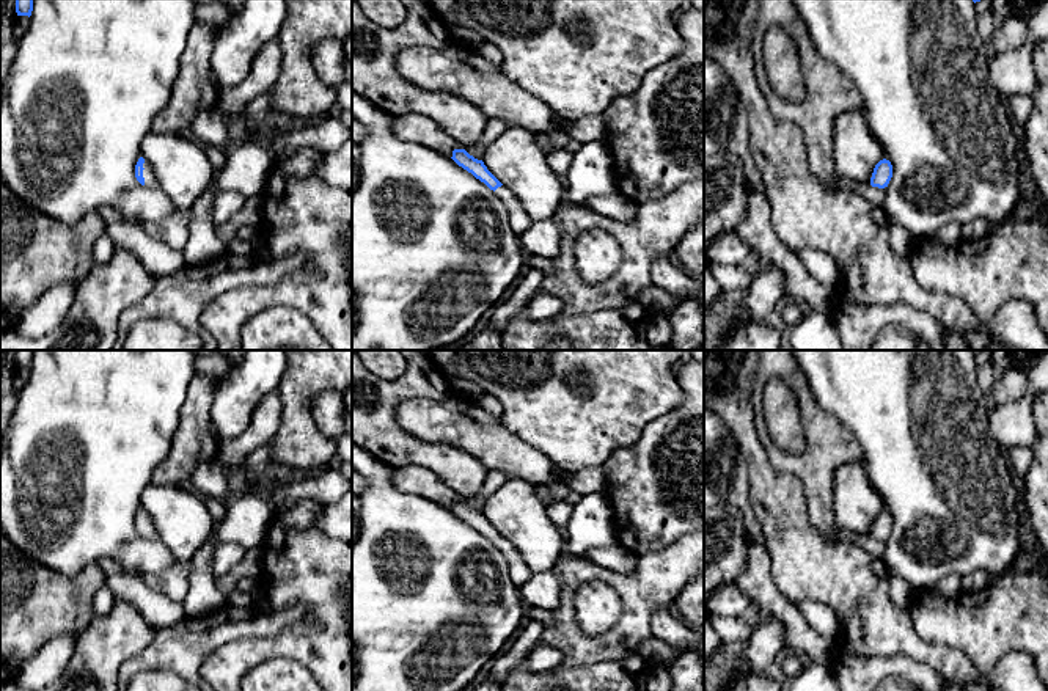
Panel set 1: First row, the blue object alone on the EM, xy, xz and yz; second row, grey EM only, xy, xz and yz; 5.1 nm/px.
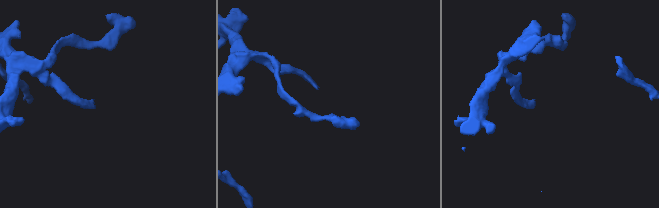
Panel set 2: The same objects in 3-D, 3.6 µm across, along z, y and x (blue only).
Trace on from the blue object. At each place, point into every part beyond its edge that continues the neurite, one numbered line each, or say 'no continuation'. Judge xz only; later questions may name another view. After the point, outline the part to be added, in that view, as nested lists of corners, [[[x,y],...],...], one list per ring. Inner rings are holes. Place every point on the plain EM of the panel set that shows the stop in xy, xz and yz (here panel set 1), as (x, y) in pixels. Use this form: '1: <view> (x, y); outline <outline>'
1: xz (519, 570); outline [[[504,537],[498,539],[495,542],[495,547],[506,556],[511,579],[517,587],[520,587],[523,583],[526,583],[531,578],[533,572],[523,561],[522,554],[508,539]]]

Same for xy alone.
1: xy (148, 525); outline [[[145,512],[143,515],[143,529],[145,529],[145,537],[146,539],[156,539],[157,537],[157,529],[154,526],[152,518]]]

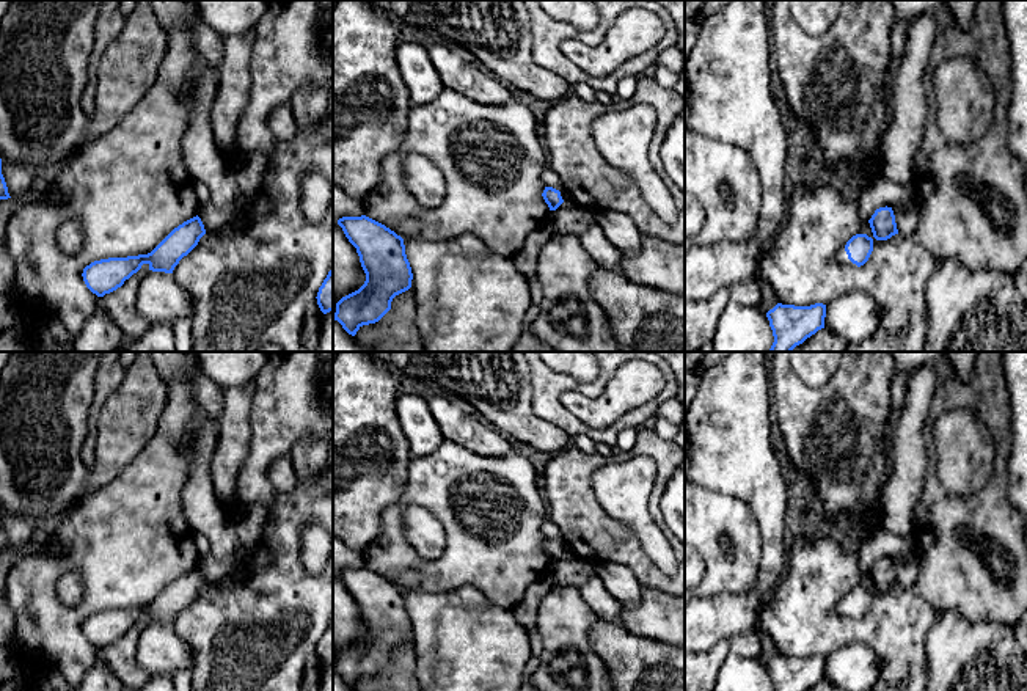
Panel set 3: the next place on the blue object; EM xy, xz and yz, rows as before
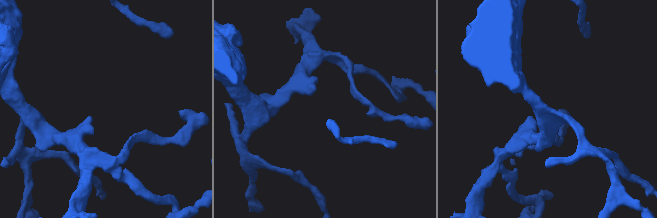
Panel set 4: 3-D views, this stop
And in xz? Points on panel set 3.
no continuation

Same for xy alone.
no continuation

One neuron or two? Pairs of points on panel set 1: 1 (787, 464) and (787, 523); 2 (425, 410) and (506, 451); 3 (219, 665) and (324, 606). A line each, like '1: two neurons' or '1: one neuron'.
1: two neurons
2: one neuron
3: one neuron

